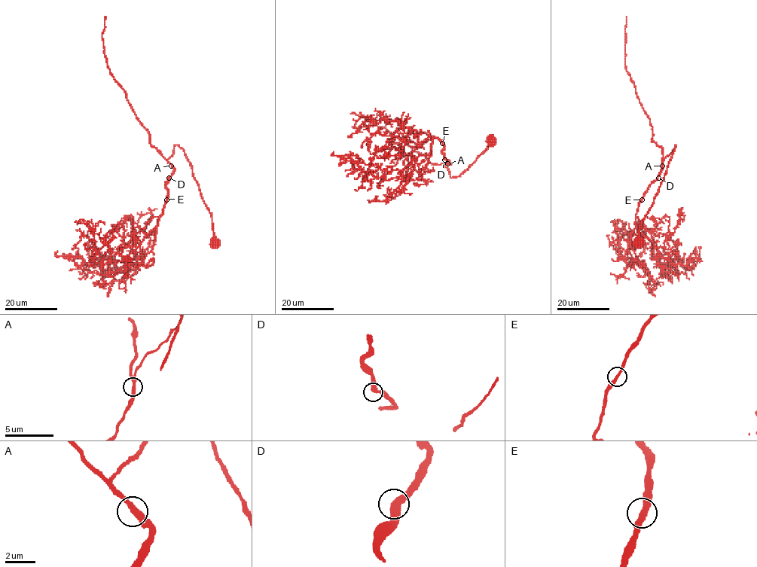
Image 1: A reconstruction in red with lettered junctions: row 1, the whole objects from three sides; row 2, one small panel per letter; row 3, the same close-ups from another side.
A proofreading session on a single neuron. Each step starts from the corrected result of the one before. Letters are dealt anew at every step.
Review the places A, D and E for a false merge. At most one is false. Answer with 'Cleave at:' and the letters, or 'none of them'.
Cleave at: none of them

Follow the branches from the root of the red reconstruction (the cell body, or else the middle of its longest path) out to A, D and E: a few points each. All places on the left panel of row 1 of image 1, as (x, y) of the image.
A: (215, 242), (212, 214), (203, 202), (184, 151), (177, 145), (168, 160), (171, 165)
D: (215, 242), (212, 214), (203, 202), (184, 151), (177, 145), (168, 160), (174, 169), (169, 178)
E: (215, 242), (212, 214), (203, 202), (184, 151), (177, 145), (168, 160), (174, 171), (168, 178), (166, 199)

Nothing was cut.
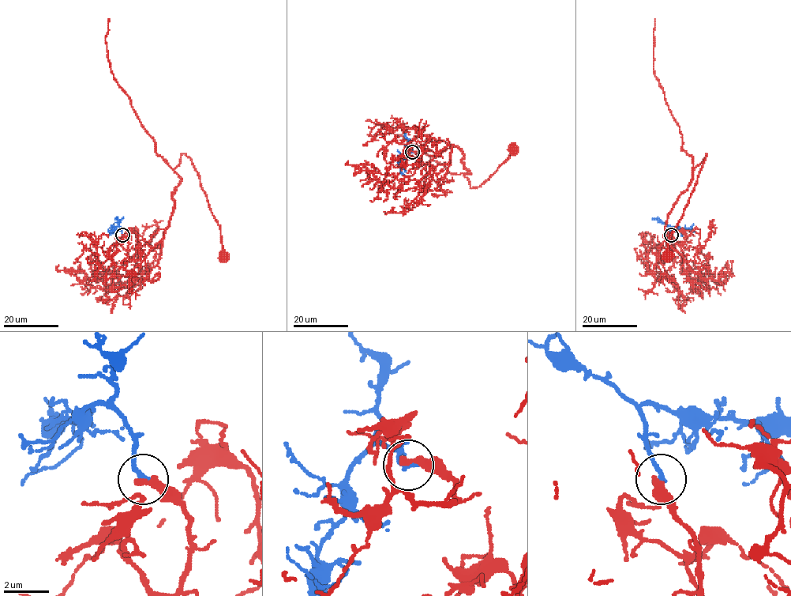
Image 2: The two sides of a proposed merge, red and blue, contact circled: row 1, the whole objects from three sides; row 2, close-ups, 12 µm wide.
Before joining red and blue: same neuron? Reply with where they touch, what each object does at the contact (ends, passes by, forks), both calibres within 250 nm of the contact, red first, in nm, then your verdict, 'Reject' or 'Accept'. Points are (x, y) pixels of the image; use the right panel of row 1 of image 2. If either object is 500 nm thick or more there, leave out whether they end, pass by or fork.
Place: (671, 235). At the ring red ends. At the ring blue ends. Thickness 400 nm (red) against 220 nm. Accept

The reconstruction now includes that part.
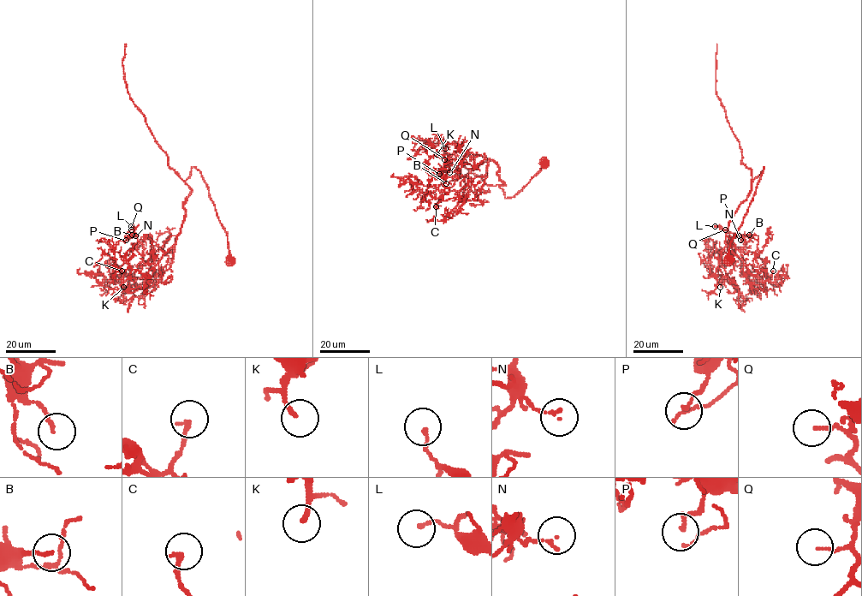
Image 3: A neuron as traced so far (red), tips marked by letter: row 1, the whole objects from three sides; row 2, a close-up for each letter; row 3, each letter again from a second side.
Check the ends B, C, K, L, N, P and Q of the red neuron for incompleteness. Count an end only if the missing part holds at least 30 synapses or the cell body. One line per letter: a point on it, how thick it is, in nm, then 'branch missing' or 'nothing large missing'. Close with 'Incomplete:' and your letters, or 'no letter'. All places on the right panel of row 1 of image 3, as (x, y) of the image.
B: place (749, 235); calibre 120 nm; nothing large missing
C: place (773, 271); calibre 180 nm; branch missing
K: place (720, 287); calibre 170 nm; branch missing
L: place (715, 226); calibre 130 nm; nothing large missing
N: place (739, 235); calibre 130 nm; nothing large missing
P: place (740, 240); calibre 140 nm; nothing large missing
Q: place (725, 229); calibre 120 nm; nothing large missing
Incomplete: C, K

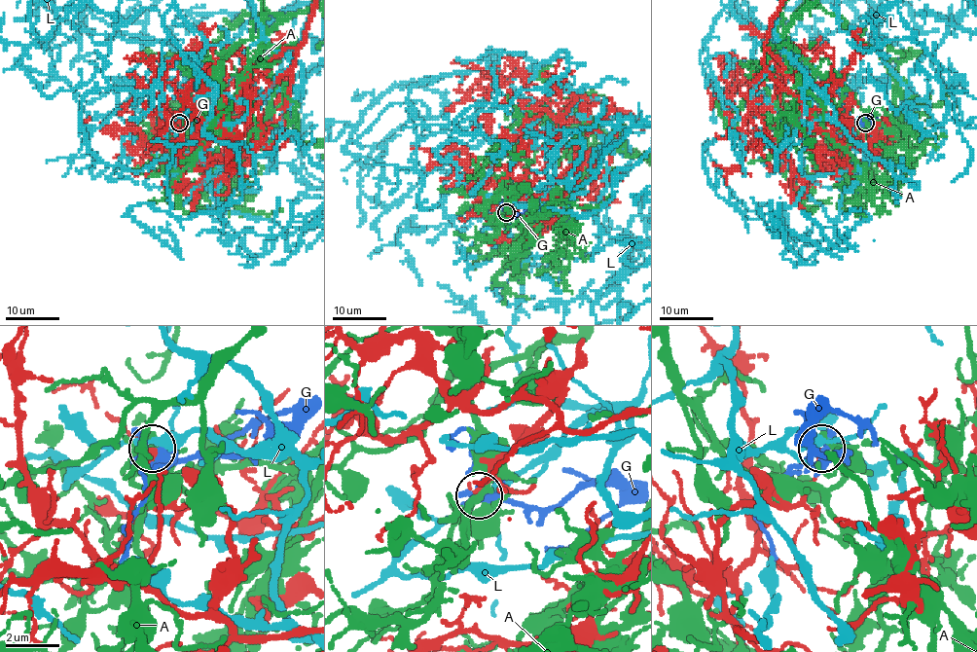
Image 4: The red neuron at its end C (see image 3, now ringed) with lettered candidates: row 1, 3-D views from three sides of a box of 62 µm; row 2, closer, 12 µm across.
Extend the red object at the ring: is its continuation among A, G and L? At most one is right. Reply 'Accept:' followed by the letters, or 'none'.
Accept: none

